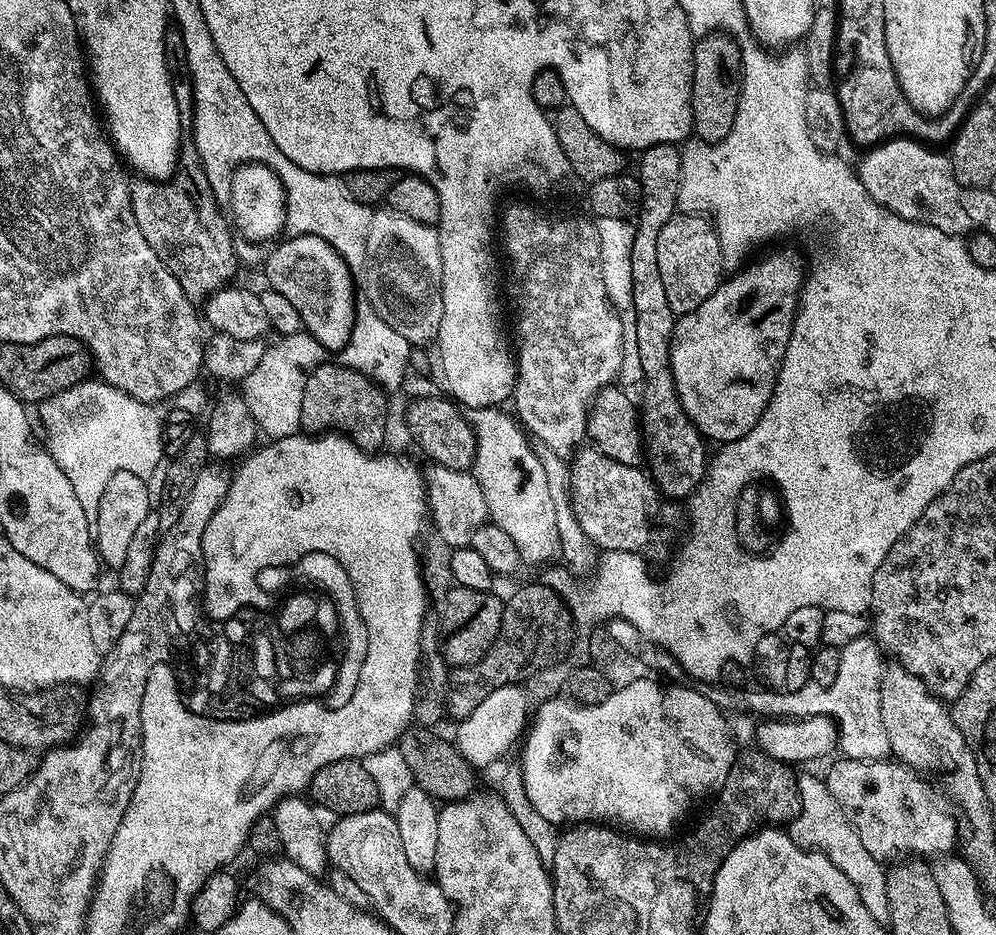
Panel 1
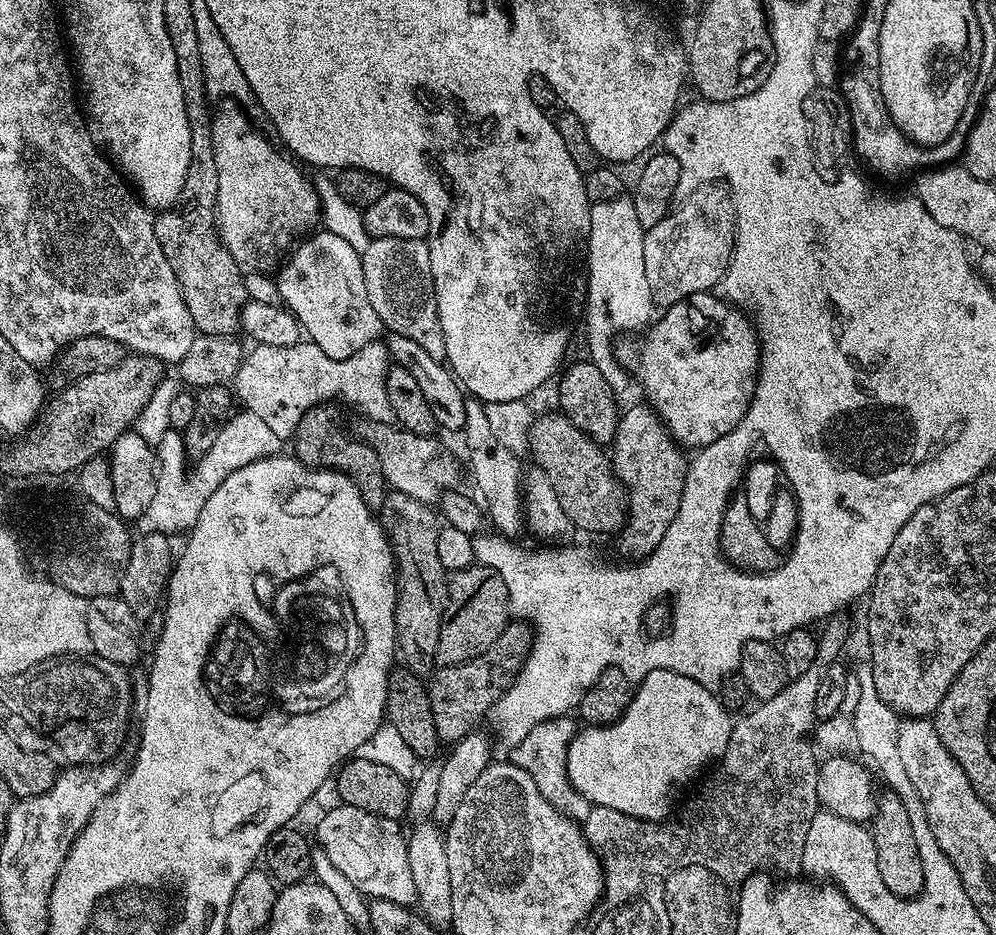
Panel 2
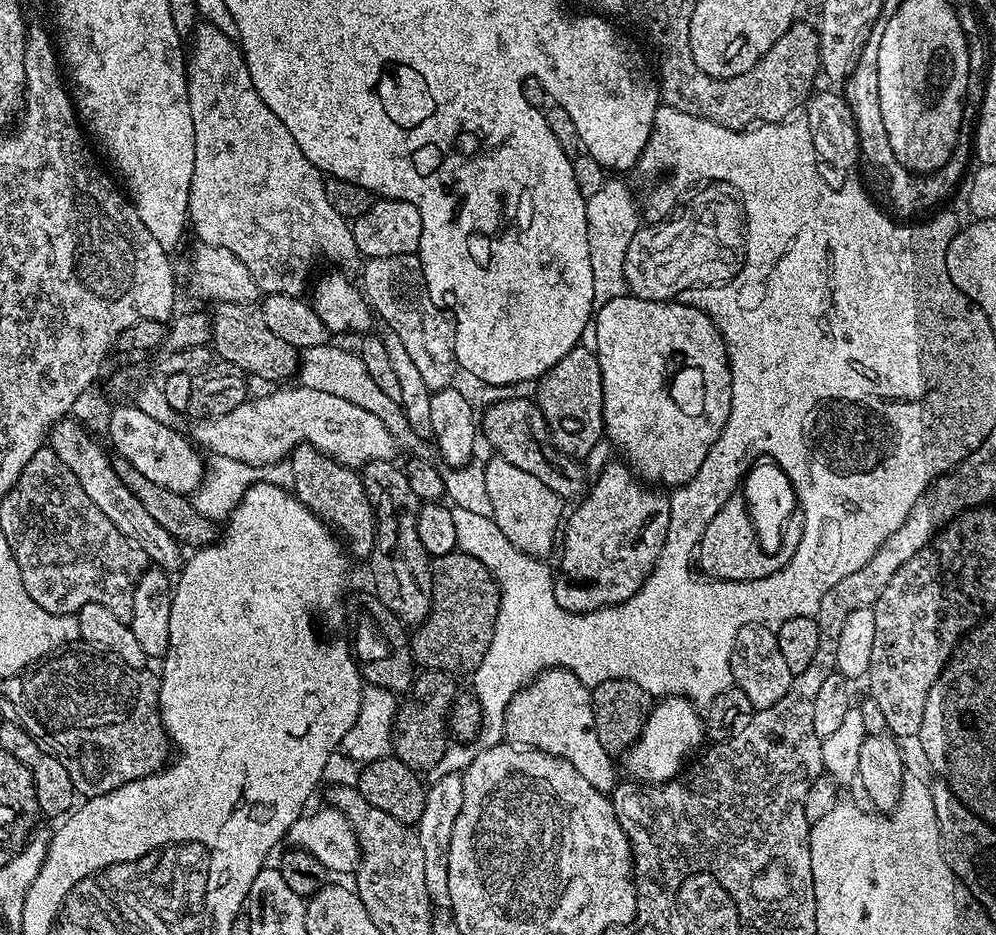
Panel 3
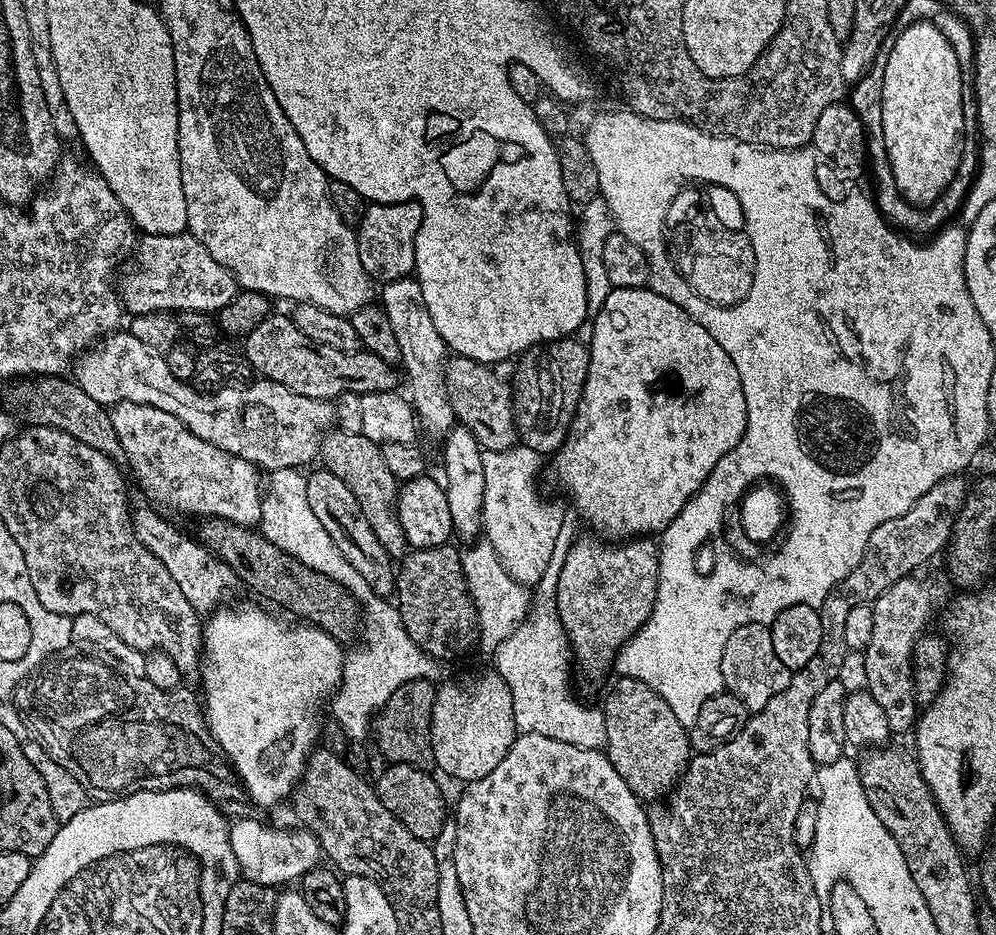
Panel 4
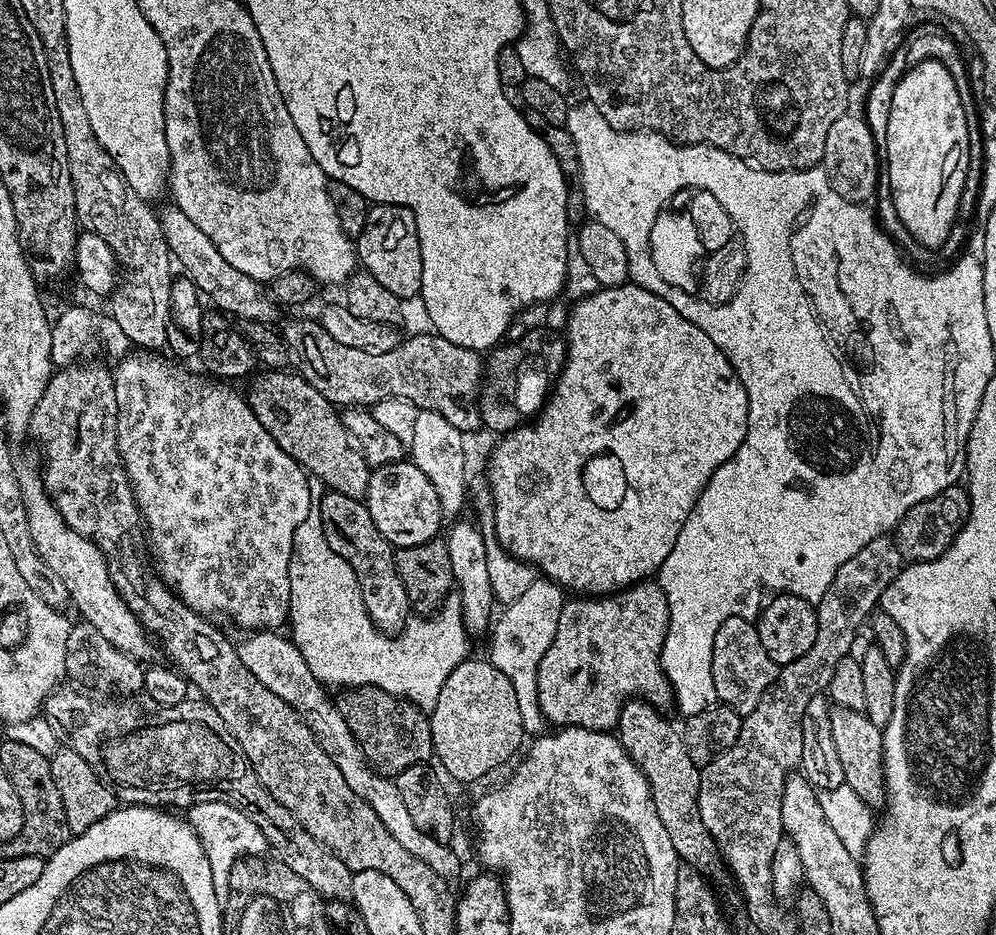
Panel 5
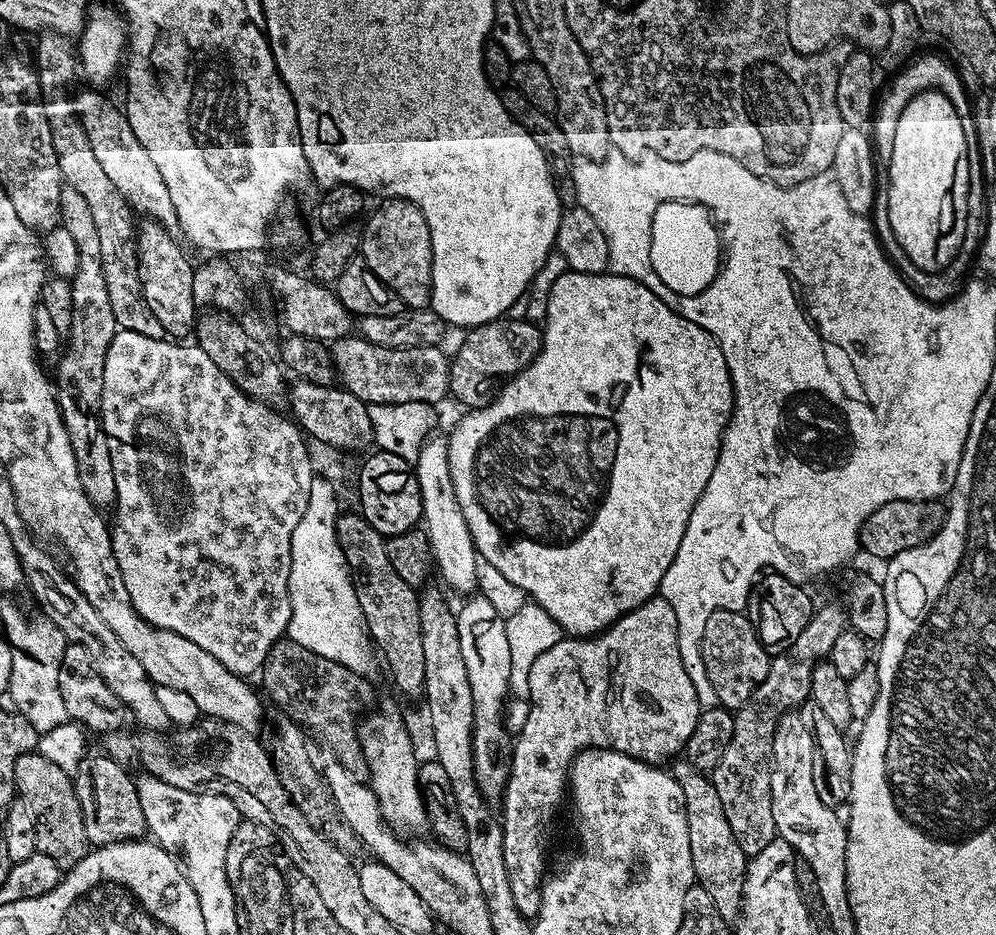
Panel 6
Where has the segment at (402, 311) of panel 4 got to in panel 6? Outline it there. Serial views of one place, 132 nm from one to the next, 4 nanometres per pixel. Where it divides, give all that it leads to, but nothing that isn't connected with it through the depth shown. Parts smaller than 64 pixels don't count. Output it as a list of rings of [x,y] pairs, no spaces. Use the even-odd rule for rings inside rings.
[[[433,434],[424,441],[422,450],[414,461],[414,471],[422,494],[422,527],[428,533],[438,576],[445,580],[443,583],[449,589],[452,587],[454,591],[464,592],[463,594],[475,593],[478,578],[475,558],[478,553],[470,534],[470,526],[466,526],[466,518],[462,516],[462,506],[458,506],[458,498],[454,494],[454,478],[450,478],[448,441],[443,435]]]

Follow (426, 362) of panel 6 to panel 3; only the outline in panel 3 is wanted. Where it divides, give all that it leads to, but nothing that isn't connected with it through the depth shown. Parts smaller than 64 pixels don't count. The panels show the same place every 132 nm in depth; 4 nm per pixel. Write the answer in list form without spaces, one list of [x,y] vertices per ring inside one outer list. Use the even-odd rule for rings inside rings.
[[[216,304],[210,312],[210,319],[212,321],[212,342],[211,347],[214,349],[215,355],[221,361],[232,363],[236,368],[240,368],[244,374],[249,377],[257,376],[260,380],[280,380],[276,382],[284,382],[287,376],[295,377],[298,372],[298,350],[294,346],[290,346],[290,342],[285,342],[283,338],[278,338],[278,334],[274,334],[270,330],[270,326],[266,326],[266,318],[262,318],[262,310],[256,304]],[[517,394],[512,399],[489,403],[482,412],[482,436],[488,441],[493,453],[501,456],[506,462],[518,466],[527,474],[540,479],[558,497],[579,497],[585,491],[584,472],[580,469],[581,461],[565,452],[552,441],[552,431],[548,428],[542,410],[535,399],[527,395]]]

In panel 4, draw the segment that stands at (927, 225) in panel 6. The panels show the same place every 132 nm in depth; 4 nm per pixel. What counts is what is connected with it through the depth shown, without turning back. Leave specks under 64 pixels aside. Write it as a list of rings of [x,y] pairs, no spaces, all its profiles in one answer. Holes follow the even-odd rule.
[[[917,20],[904,26],[900,32],[900,37],[896,41],[891,41],[887,49],[888,61],[884,67],[884,81],[882,82],[882,134],[886,142],[886,154],[892,167],[892,177],[898,186],[898,190],[908,201],[917,206],[927,206],[933,204],[939,196],[948,190],[950,182],[960,165],[962,150],[964,149],[964,99],[962,98],[962,70],[958,70],[958,57],[954,55],[954,46],[946,42],[946,34],[938,30],[931,20]]]

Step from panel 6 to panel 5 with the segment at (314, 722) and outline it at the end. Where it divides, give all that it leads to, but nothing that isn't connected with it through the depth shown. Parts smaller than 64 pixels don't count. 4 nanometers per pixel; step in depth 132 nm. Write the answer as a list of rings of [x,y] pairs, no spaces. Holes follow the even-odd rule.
[[[354,688],[343,693],[338,700],[339,710],[346,725],[350,728],[350,734],[357,740],[362,754],[368,760],[368,765],[383,776],[395,778],[399,772],[406,770],[415,764],[427,765],[428,759],[432,760],[433,746],[431,738],[431,726],[429,713],[423,712],[419,703],[405,700],[399,696],[392,696],[381,688]]]

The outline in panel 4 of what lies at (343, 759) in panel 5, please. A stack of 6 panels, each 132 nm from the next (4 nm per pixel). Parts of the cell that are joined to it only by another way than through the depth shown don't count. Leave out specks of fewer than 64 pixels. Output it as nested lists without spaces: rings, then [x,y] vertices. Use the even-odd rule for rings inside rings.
[[[153,507],[140,508],[133,511],[133,528],[139,541],[160,562],[166,570],[173,575],[174,582],[181,587],[186,600],[197,610],[197,613],[206,614],[213,611],[218,605],[220,592],[239,587],[239,580],[232,568],[221,562],[207,547],[193,537],[186,538],[168,521],[161,518],[162,515]]]

